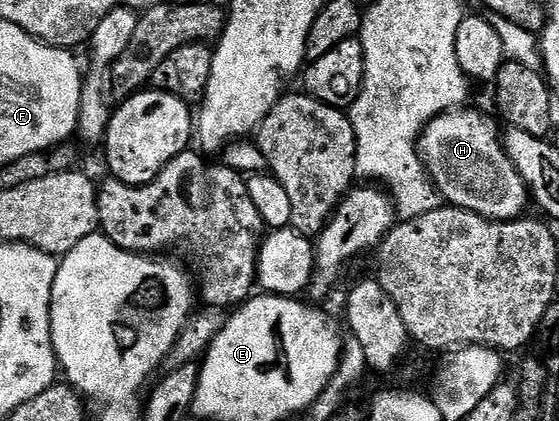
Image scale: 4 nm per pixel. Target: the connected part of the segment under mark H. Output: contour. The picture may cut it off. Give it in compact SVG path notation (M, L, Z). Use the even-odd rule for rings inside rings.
M458 108L441 114L421 131L421 162L450 206L470 210L491 222L512 222L526 213L529 190L515 164L507 156L498 123L470 108Z

